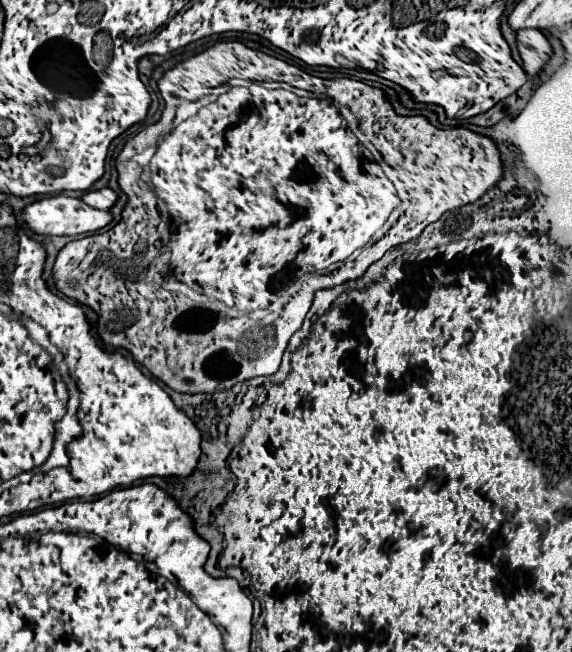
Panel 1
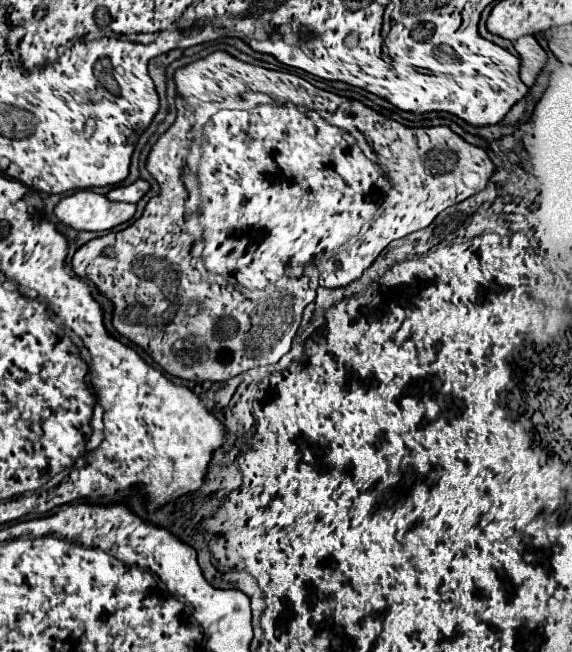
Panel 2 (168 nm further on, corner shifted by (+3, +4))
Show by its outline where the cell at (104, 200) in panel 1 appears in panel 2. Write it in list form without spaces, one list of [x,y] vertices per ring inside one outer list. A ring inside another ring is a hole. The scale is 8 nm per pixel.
[[[136,181],[132,185],[126,187],[114,187],[106,197],[112,201],[126,201],[126,203],[138,203],[146,193],[150,191],[150,183],[148,181]]]

